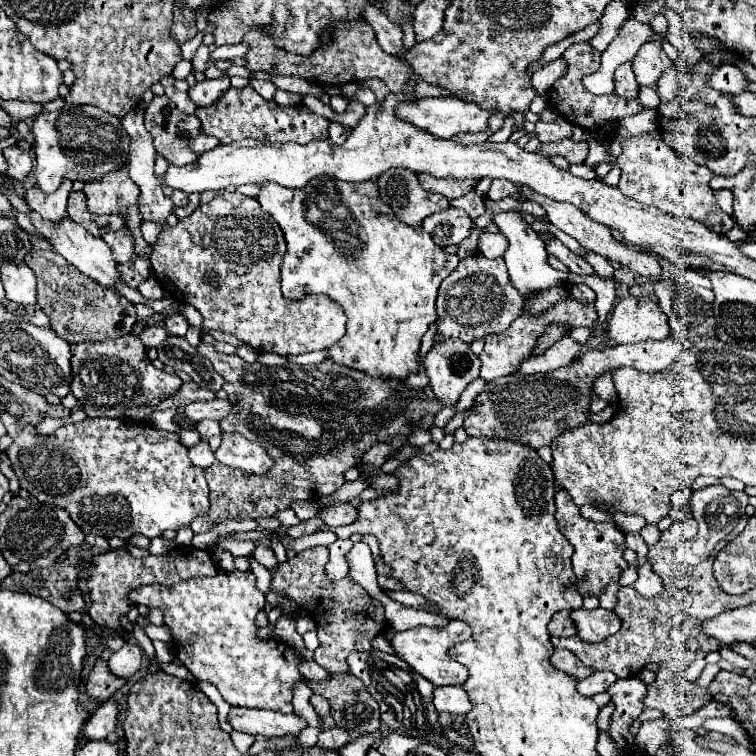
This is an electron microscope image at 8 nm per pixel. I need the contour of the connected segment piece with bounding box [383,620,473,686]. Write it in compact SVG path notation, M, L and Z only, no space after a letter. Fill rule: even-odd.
M453 620L443 630L419 626L419 628L411 628L411 630L405 630L405 632L395 632L395 630L389 628L389 630L383 630L383 634L389 638L389 642L397 650L397 654L403 660L407 660L413 670L417 670L421 676L425 676L435 686L445 686L445 684L459 684L461 686L469 678L469 670L449 656L449 650L455 644L469 640L473 636L469 624L465 624L461 620Z

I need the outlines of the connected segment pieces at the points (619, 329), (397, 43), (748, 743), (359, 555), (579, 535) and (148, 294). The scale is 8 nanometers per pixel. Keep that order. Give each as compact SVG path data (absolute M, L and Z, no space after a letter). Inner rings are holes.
M647 296L623 298L609 320L607 336L617 344L657 338L657 332L671 332L665 312Z
M367 6L363 10L363 18L373 26L379 46L389 54L399 54L403 48L403 32L399 26L395 26L379 8Z
M715 718L715 720L709 720L703 724L707 730L715 730L715 732L721 732L721 734L727 734L731 738L735 738L741 746L745 748L755 748L753 740L749 740L749 734L745 732L745 728L741 728L735 720L731 718Z
M357 542L351 552L347 554L347 562L349 562L349 576L361 584L369 594L373 596L381 596L381 588L377 586L377 572L375 572L375 564L373 564L373 556L371 556L371 548L365 542Z
M565 488L557 490L555 506L557 506L555 520L559 524L559 530L565 534L565 538L575 548L573 552L573 572L577 576L575 588L581 596L599 596L605 590L605 586L609 582L617 582L621 572L627 568L627 562L623 560L623 552L627 548L625 534L613 522L585 520Z
M151 276L151 278L145 278L141 284L139 284L139 288L137 288L145 298L153 298L153 300L161 300L163 298L163 288L161 288L161 284Z

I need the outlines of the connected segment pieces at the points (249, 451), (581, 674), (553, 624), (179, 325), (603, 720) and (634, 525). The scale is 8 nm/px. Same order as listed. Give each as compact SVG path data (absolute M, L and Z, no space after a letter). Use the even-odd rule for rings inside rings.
M239 432L221 434L221 446L215 452L215 458L221 464L227 464L231 468L239 468L251 474L265 474L275 464L267 448L243 438Z
M555 650L555 652L551 654L551 664L553 664L557 670L567 672L569 676L575 676L577 680L583 680L585 676L589 676L589 674L593 672L591 668L587 668L585 664L581 664L581 662L577 660L577 656L575 656L573 652L569 652L569 650Z
M561 610L551 618L551 622L547 626L551 636L573 636L575 634L575 624L569 618L569 614L571 614L569 610Z
M173 314L171 318L165 320L165 328L167 328L167 332L170 335L185 336L189 324L187 324L185 316L181 316L181 314Z
M612 702L600 709L597 725L600 731L607 731L610 726L611 717L615 711L615 706Z
M613 514L615 524L623 530L623 532L641 532L645 526L645 520L637 518L637 516L625 516L625 514Z

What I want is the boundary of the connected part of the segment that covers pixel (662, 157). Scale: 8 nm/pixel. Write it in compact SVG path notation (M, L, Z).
M647 132L647 134L639 134L639 136L631 136L621 140L621 156L617 158L617 164L621 168L621 182L619 182L619 190L643 204L649 206L657 206L663 212L669 212L673 216L685 218L685 220L699 220L703 222L709 230L725 234L727 230L731 230L733 220L729 214L725 214L715 200L715 194L709 186L709 180L713 178L713 172L705 166L693 164L687 158L677 156L677 152L673 148L669 148L663 138L661 132Z

